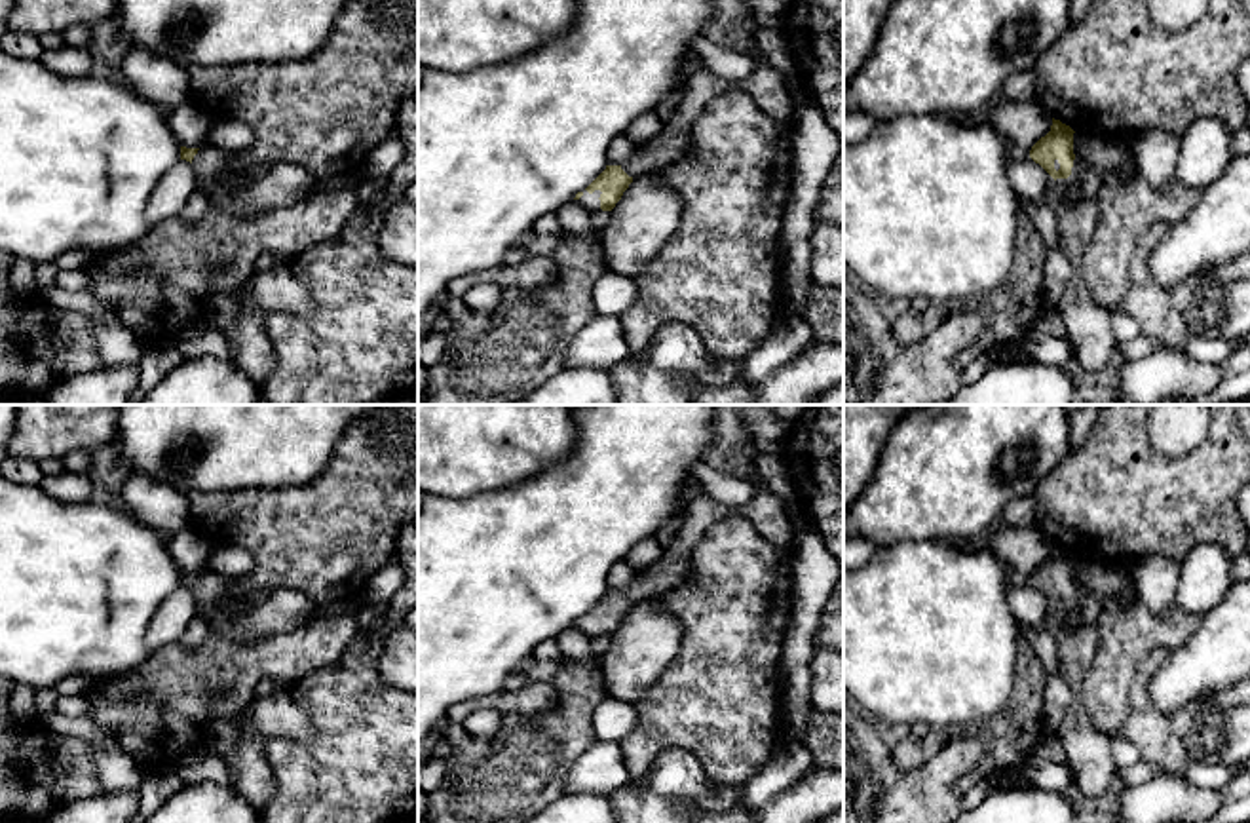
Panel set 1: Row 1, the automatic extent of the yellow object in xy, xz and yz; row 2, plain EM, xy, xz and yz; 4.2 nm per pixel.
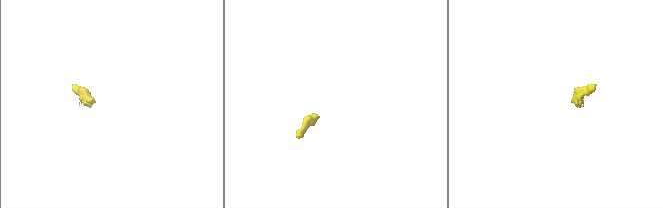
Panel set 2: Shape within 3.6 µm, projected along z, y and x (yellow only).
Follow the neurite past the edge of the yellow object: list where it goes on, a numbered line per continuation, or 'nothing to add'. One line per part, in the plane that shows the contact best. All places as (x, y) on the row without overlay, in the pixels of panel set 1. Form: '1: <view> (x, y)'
1: xz (589, 628)

